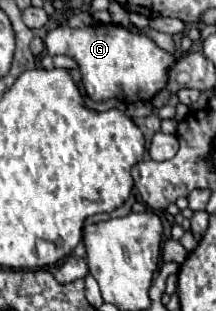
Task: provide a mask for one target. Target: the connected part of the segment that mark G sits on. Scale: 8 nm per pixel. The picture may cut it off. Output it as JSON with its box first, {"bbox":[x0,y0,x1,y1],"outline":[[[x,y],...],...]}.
{"bbox":[45,23,175,103],"outline":[[[93,23],[89,27],[73,29],[69,25],[59,25],[53,31],[49,31],[45,39],[45,47],[49,55],[69,55],[79,63],[79,71],[83,75],[83,85],[87,95],[93,101],[105,101],[105,99],[121,99],[125,103],[135,103],[135,101],[151,101],[167,83],[167,71],[173,67],[175,57],[161,47],[155,45],[155,41],[147,35],[135,35],[129,33],[127,29],[119,25],[103,25],[103,23]]]}

